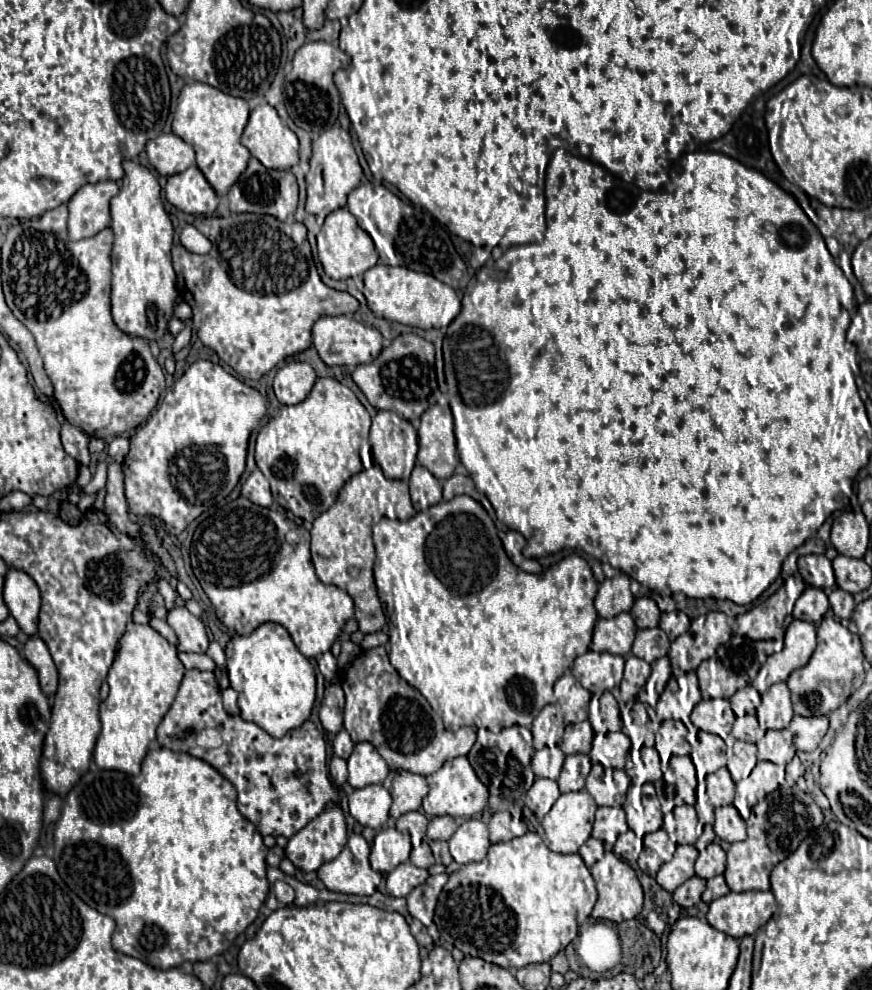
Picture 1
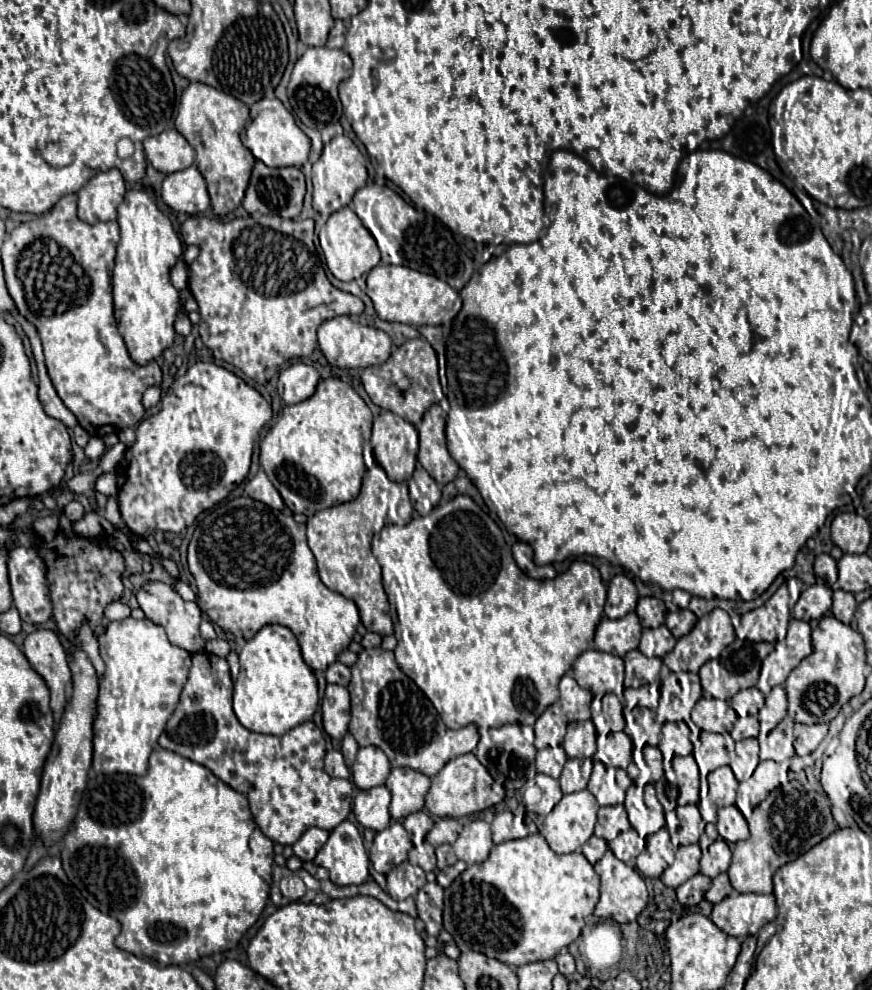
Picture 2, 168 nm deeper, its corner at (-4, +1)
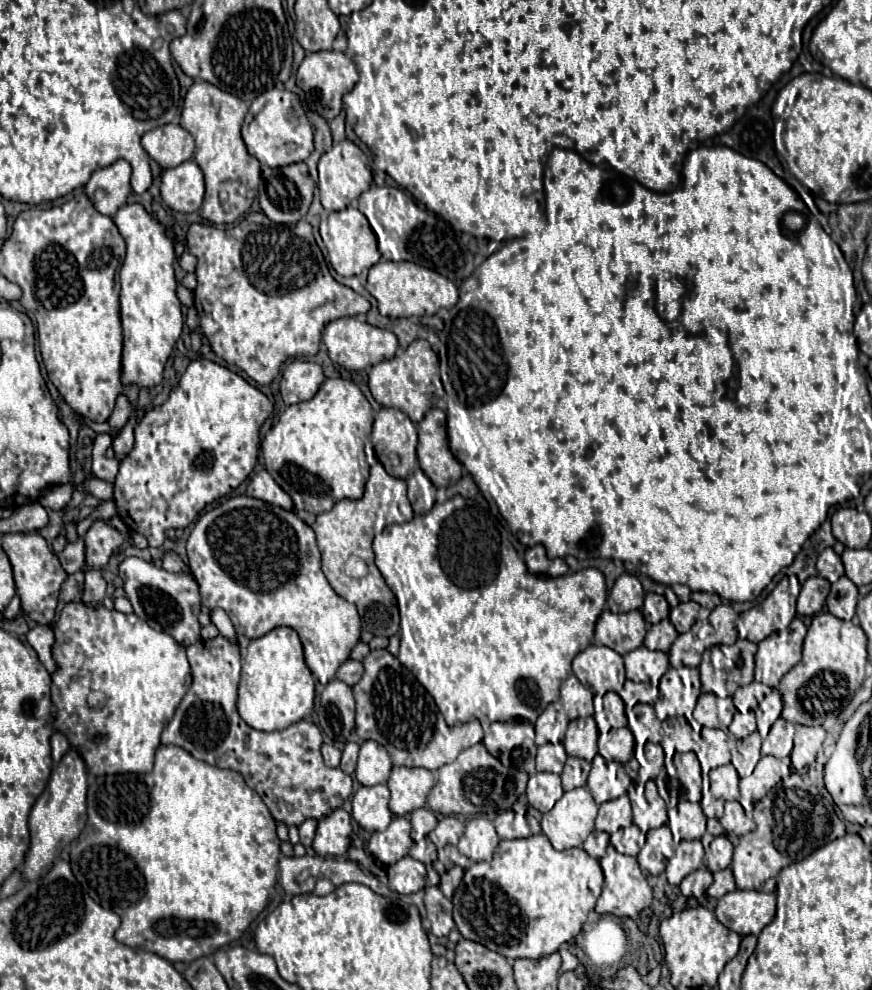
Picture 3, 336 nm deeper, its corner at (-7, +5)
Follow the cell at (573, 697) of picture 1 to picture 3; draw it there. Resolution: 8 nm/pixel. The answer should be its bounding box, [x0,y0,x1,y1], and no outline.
[560,674,594,720]

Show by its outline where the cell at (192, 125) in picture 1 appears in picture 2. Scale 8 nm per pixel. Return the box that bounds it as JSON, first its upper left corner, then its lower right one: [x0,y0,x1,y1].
[175,82,255,216]

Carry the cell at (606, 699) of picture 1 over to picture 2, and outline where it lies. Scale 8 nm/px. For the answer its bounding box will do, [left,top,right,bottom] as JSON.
[603,694,625,732]

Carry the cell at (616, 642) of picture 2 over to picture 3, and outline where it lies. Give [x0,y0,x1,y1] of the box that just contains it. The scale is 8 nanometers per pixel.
[596,610,646,654]

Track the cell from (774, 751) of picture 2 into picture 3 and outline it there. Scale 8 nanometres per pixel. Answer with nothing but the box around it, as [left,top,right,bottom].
[761,718,794,758]

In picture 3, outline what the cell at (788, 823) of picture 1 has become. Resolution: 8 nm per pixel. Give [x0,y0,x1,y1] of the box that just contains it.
[732,774,844,892]

